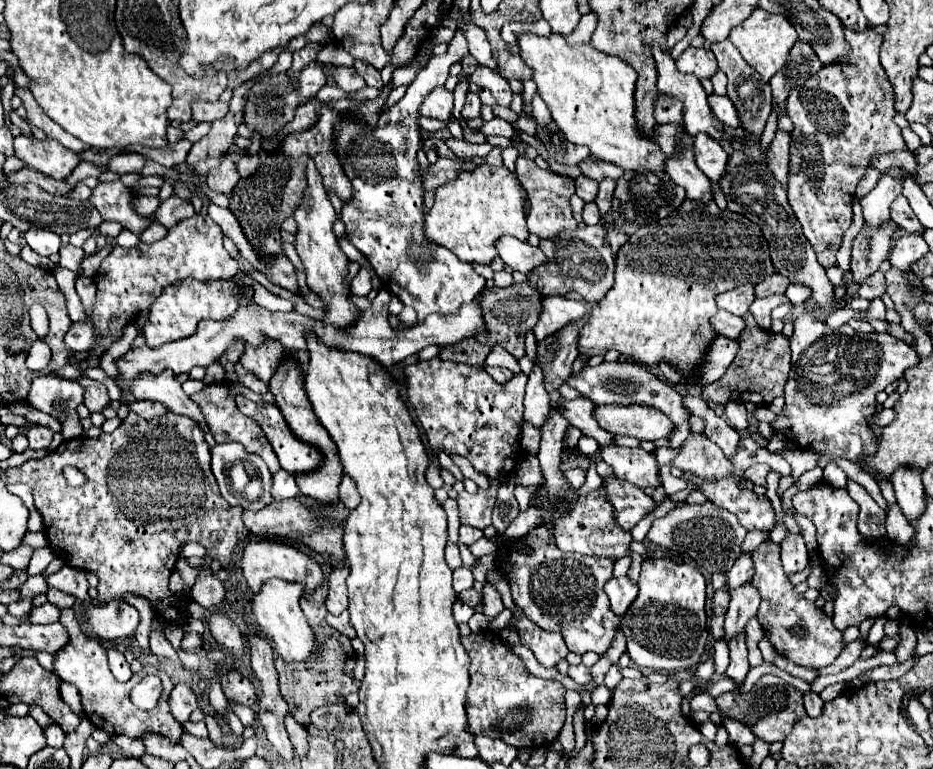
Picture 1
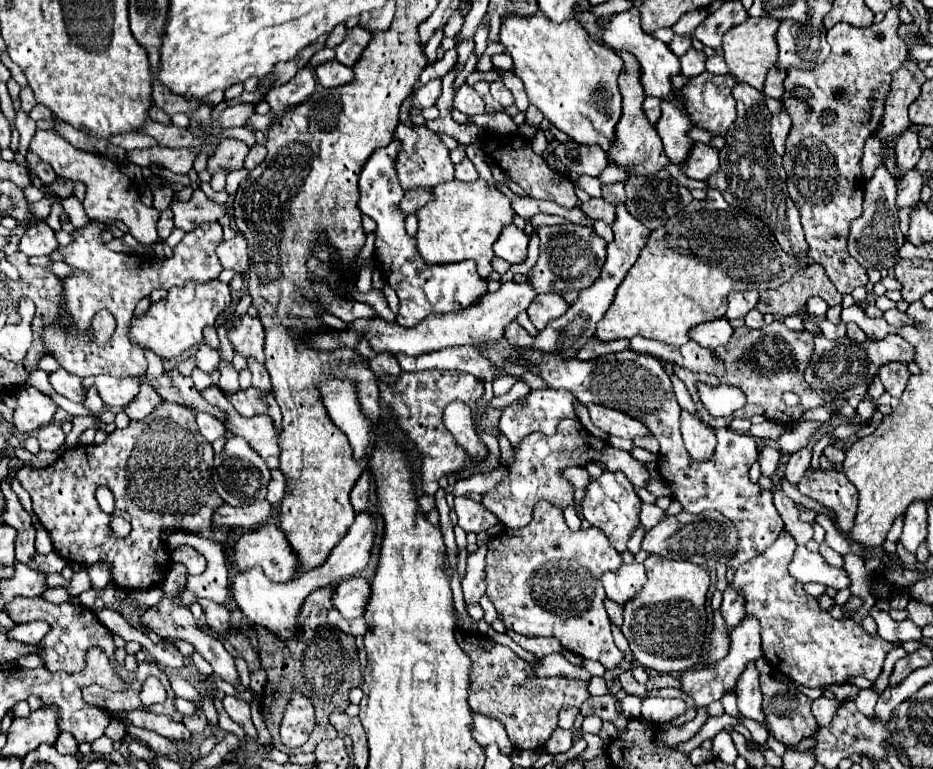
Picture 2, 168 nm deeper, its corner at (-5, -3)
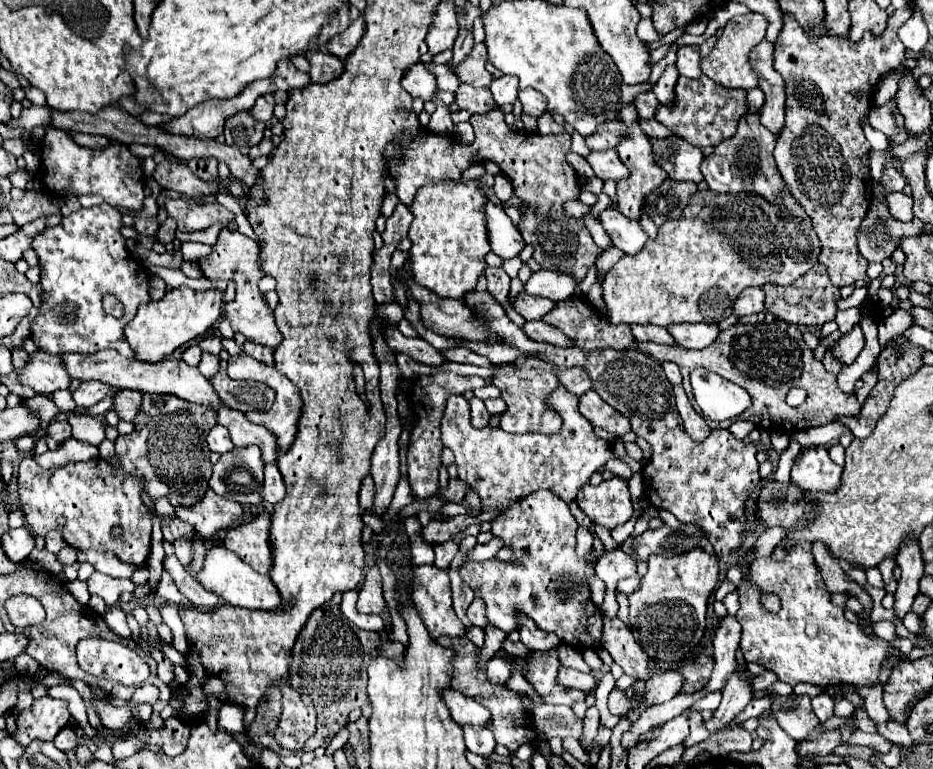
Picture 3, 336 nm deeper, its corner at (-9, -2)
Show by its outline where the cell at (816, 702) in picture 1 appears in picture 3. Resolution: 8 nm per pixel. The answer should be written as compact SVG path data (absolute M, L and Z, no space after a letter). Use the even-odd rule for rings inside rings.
M820 693L812 699L812 707L814 707L814 713L816 717L824 723L826 719L830 719L834 715L834 701L828 693Z

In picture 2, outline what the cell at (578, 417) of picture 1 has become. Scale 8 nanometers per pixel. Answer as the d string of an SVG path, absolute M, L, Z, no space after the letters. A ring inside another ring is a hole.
M530 390L526 394L526 406L518 406L518 404L510 404L508 408L504 408L502 418L500 418L500 426L504 436L510 440L512 448L518 448L518 444L522 442L524 436L528 436L530 432L544 432L544 434L552 434L556 424L564 418L576 418L576 408L574 408L576 398L568 392L568 390Z

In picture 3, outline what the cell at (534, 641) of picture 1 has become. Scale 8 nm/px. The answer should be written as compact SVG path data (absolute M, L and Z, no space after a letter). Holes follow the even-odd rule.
M526 615L518 617L518 633L520 633L520 641L530 651L546 651L546 649L554 649L560 645L560 639L554 633L546 633L538 629L538 625Z

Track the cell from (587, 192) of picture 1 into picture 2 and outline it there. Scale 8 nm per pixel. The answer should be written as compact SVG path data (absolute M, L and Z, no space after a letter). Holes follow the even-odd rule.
M590 198L586 204L582 204L582 210L590 216L590 218L600 218L608 224L614 222L614 216L616 216L616 210L614 210L614 204L612 202L606 202L604 198Z

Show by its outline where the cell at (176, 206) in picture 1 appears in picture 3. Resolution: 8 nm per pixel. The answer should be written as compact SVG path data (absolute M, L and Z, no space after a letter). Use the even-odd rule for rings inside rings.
M166 219L164 221L164 225L158 229L158 233L156 233L156 239L158 239L158 243L162 243L162 245L168 245L168 243L172 243L174 239L176 239L176 225L174 225L174 219Z

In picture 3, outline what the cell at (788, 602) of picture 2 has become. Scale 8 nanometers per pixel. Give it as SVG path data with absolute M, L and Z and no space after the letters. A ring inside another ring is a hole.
M798 545L798 549L790 549L786 555L786 561L770 561L770 557L756 559L750 565L750 581L742 581L738 587L740 593L740 611L736 613L738 623L742 625L742 641L740 647L744 651L744 659L748 663L758 663L764 669L772 671L778 681L784 681L788 685L796 683L810 683L820 687L832 687L832 685L860 685L860 687L872 687L878 681L878 673L882 667L884 657L896 647L902 653L912 651L910 639L896 639L894 643L888 643L880 637L868 637L860 625L850 623L844 617L842 607L836 607L830 601L830 591L822 581L822 575L814 563L812 557L812 545ZM758 593L776 593L782 601L782 607L778 613L762 613L762 605L758 605Z

